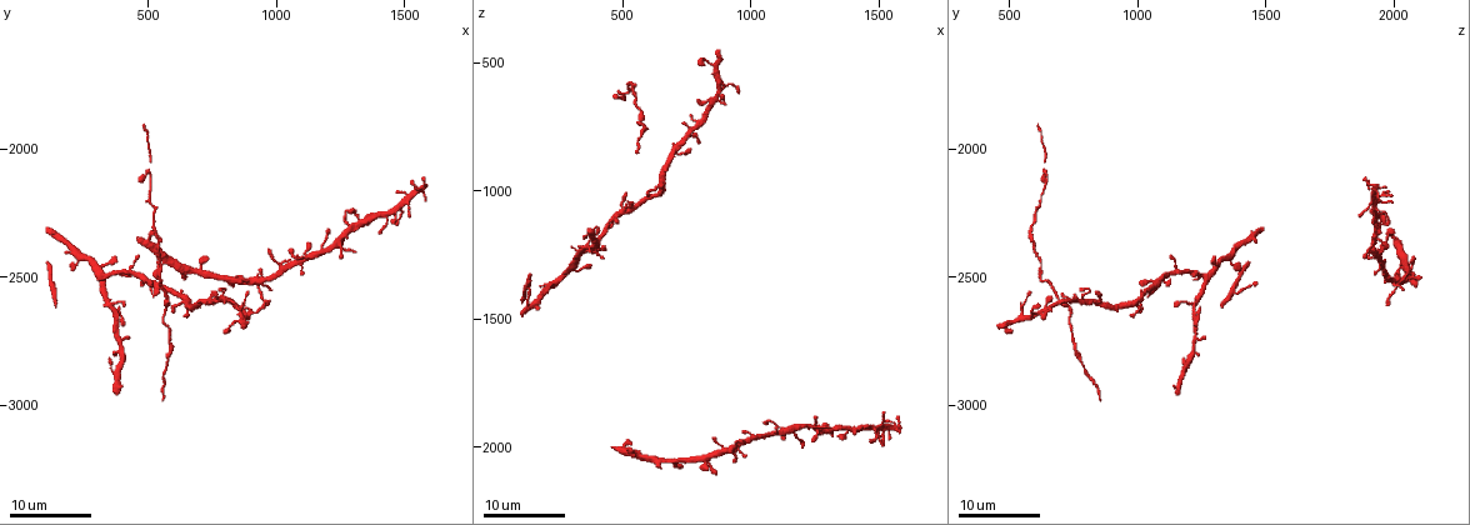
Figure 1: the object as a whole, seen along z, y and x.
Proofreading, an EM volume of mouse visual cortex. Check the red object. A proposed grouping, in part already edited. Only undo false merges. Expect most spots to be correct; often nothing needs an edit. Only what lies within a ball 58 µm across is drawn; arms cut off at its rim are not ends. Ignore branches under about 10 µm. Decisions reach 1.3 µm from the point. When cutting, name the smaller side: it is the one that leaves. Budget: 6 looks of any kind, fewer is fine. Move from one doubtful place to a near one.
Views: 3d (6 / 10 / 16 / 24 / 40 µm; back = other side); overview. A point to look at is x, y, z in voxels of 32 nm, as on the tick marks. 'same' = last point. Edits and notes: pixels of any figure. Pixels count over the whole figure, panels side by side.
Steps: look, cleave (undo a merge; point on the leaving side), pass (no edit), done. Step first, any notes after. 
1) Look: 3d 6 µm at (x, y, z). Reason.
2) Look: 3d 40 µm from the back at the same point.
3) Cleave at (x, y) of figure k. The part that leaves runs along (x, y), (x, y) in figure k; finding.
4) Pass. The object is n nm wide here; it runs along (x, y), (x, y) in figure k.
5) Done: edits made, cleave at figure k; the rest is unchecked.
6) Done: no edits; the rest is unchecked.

Look: 3d 16 µm at (390, 2780, 1220).

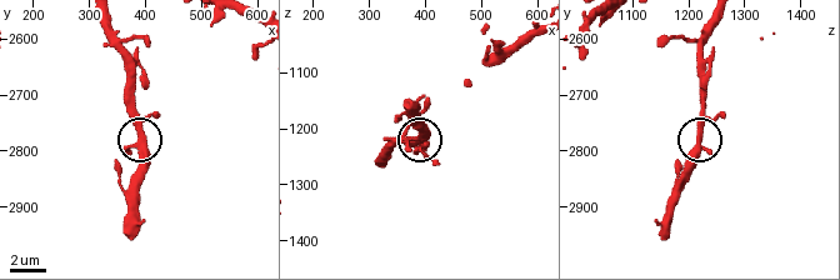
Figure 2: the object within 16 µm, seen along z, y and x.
Look: 3d 6 µm at (395, 2780, 1225). Zoom in.

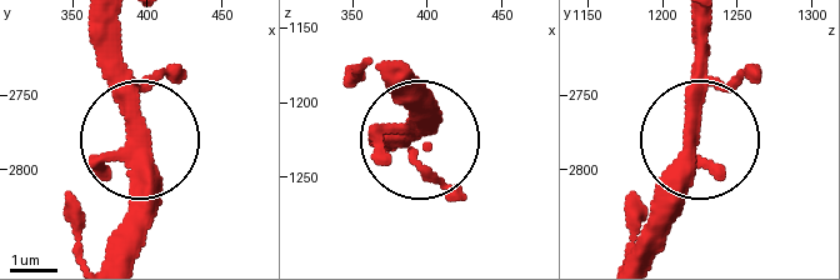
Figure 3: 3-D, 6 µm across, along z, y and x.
Pass. 3 arms meet here; it runs along (99, 20), (99, 68), (135, 151), (135, 243) in figure 3; all the same cell.

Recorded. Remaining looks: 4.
Look: 3d 24 µm at (570, 2600, 720).

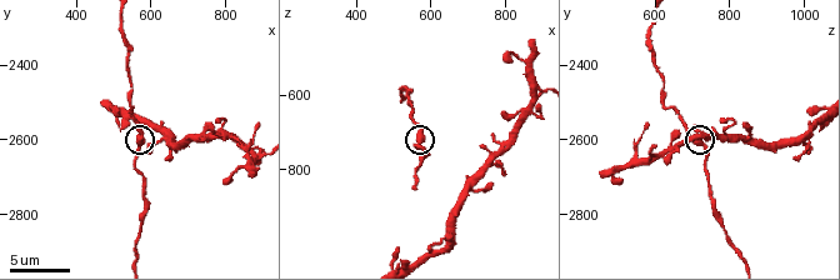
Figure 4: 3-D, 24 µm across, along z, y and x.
Look: 3d 6 µm at (570, 2600, 720).

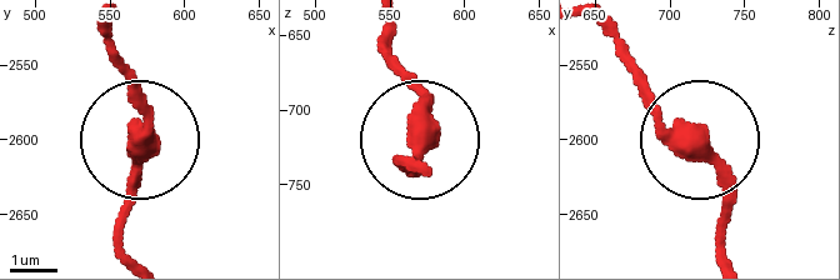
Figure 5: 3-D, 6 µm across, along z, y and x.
Pass. Continuous, no second cell.

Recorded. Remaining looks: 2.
Look: 3d 16 µm at (760, 2590, 750). Side arm on a straight run.

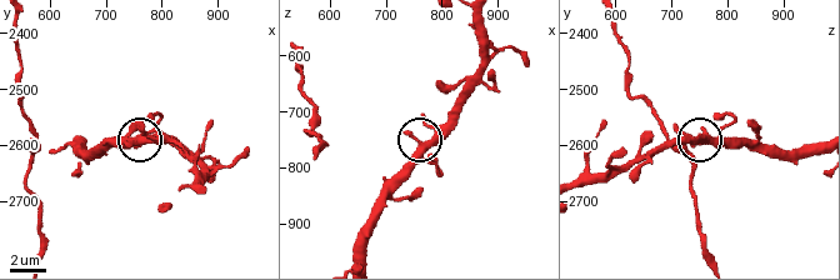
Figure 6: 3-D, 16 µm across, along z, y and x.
Look: 3d 6 µm at (760, 2590, 760).

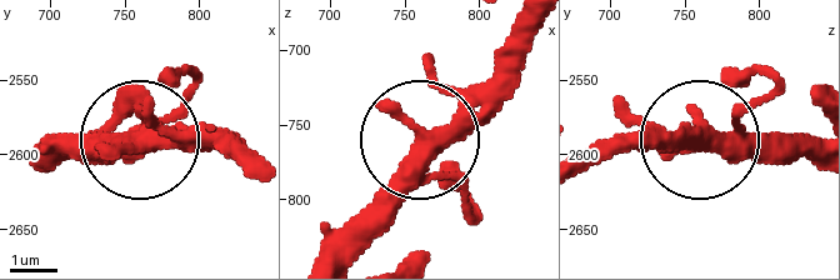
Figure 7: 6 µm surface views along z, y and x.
Pass. The object is 360 nm wide here; it runs along (336, 250), (408, 154), (511, 63) in figure 7; one cell here.

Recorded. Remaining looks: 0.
Done: no edits; the rest is unchecked.

